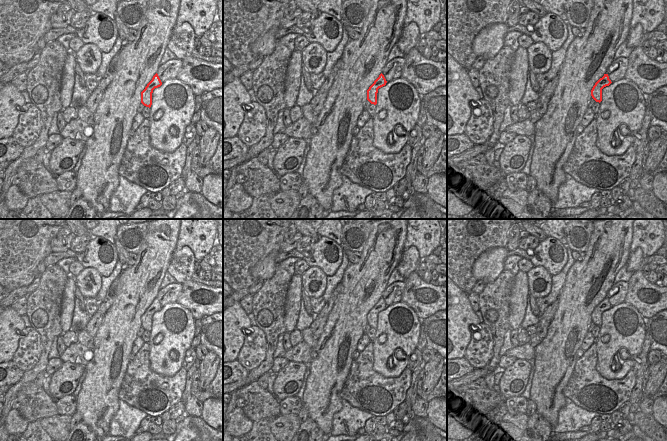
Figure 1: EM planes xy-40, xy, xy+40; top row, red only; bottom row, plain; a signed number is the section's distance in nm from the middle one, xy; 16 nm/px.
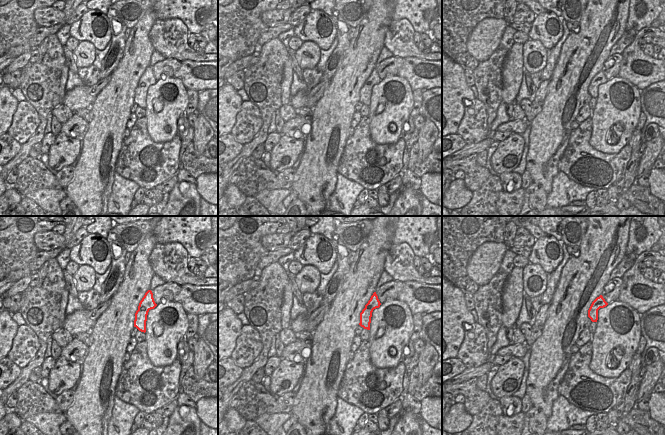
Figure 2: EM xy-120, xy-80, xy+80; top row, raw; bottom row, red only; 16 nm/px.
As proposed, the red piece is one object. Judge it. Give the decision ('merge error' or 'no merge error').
no merge error

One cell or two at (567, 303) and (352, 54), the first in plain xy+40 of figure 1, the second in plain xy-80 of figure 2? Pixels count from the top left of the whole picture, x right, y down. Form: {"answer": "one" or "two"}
{"answer": "one"}

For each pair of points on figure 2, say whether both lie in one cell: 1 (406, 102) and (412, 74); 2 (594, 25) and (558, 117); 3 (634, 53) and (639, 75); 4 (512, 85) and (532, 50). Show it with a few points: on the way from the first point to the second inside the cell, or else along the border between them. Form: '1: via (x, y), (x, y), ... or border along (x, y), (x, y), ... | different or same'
1: border along (397, 75), (404, 78), (413, 90) | different
2: via (589, 48), (578, 62), (565, 94) | same
3: via (633, 59), (630, 68), (633, 72) | same
4: border along (522, 44), (522, 65), (525, 70) | different

